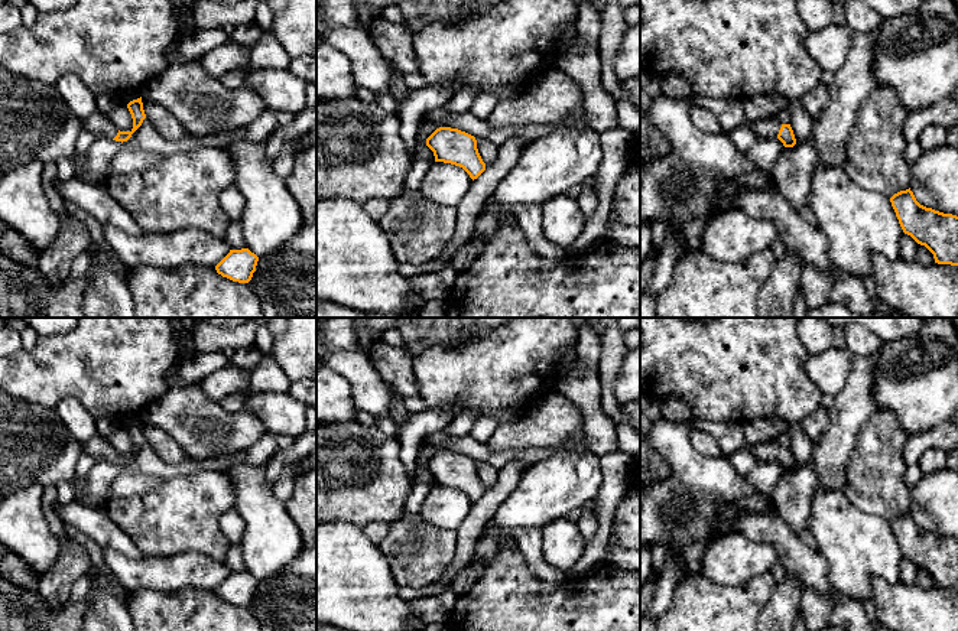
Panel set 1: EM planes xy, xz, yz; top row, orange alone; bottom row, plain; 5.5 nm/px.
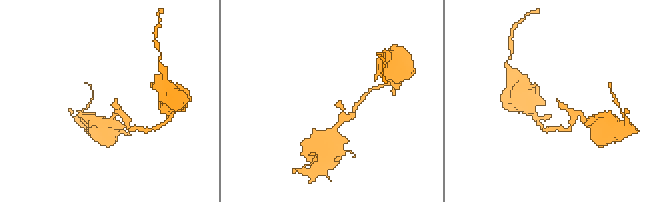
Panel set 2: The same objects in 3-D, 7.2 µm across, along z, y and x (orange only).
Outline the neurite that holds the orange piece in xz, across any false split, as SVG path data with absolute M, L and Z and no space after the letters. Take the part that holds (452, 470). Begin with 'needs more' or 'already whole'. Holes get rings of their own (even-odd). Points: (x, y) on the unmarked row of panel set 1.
already whole; M439 451L426 462L426 469L433 475L435 485L459 489L472 504L486 494L475 461L465 455Z

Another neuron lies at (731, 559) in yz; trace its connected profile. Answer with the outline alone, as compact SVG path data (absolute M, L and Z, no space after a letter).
M730 530L715 537L705 550L701 576L720 586L738 586L754 576L770 573L779 560L770 544L753 541L738 530Z

